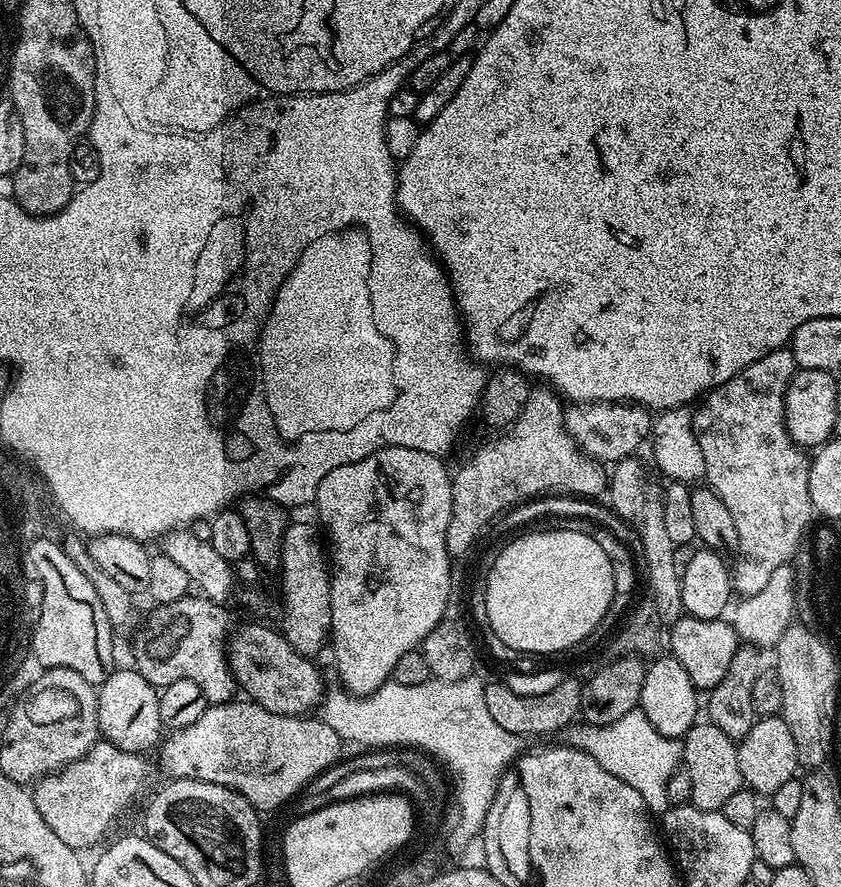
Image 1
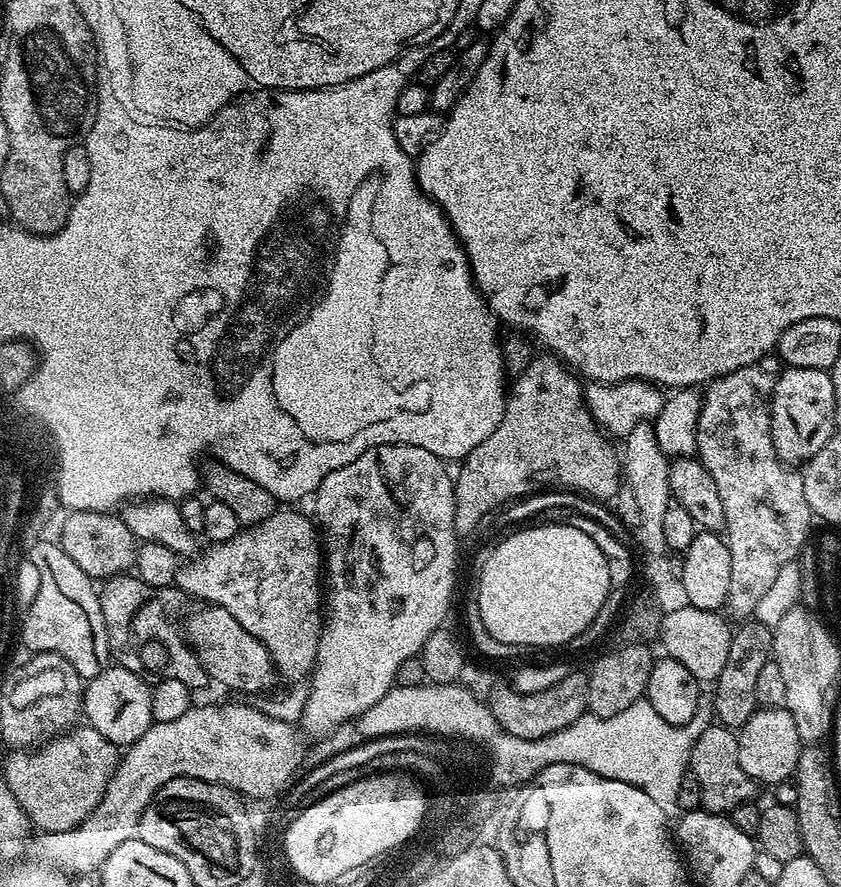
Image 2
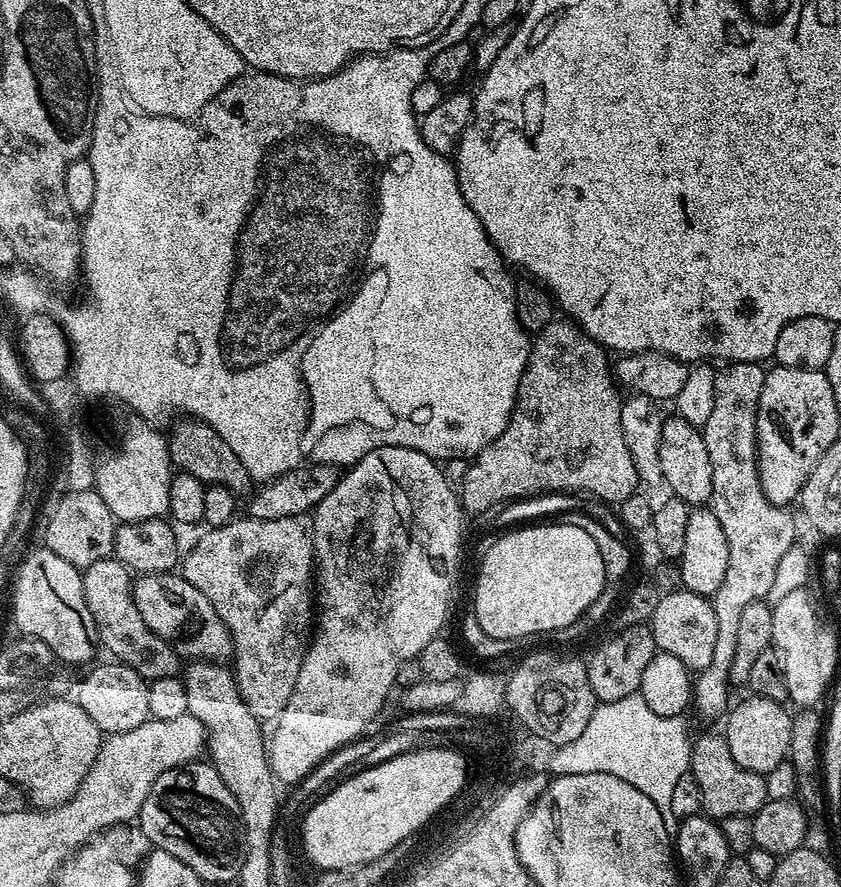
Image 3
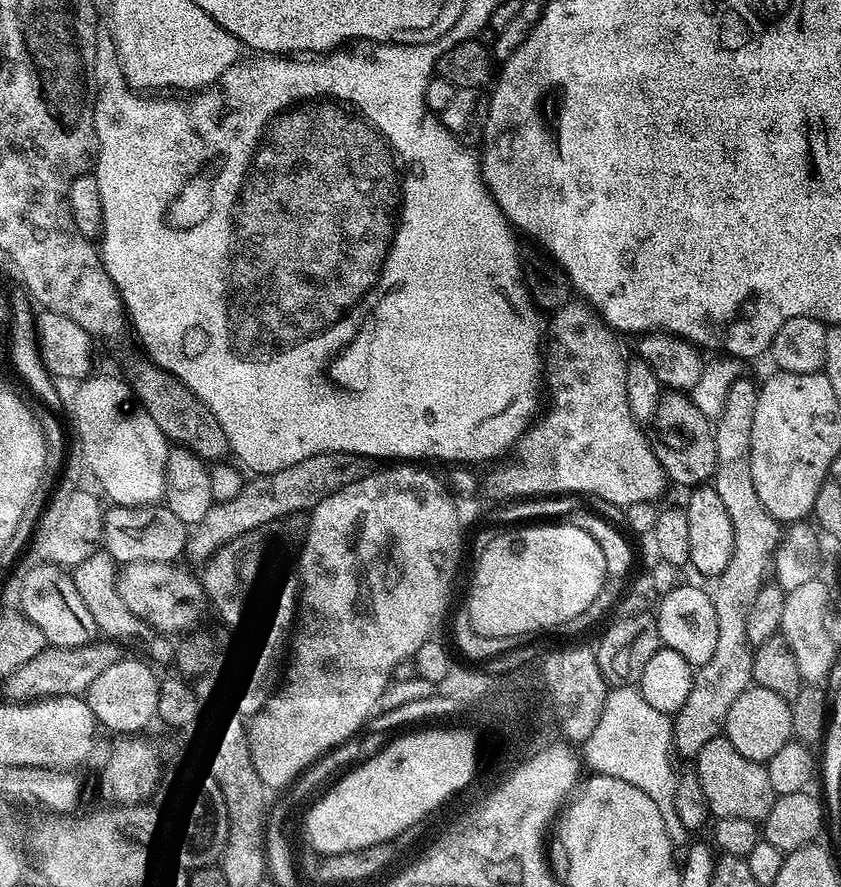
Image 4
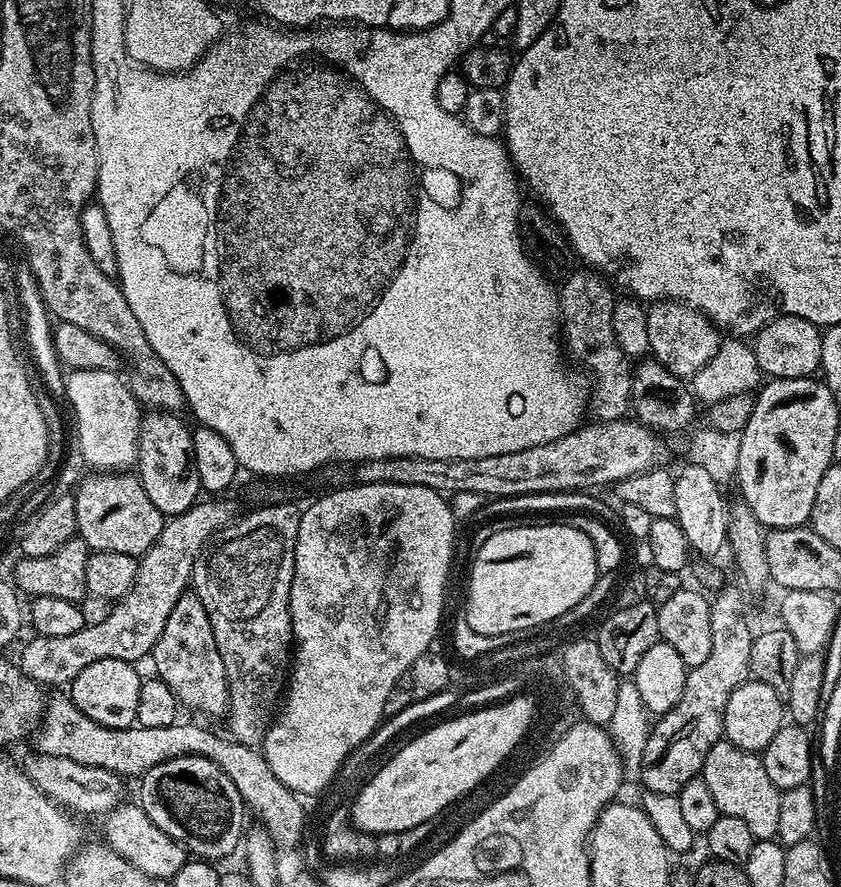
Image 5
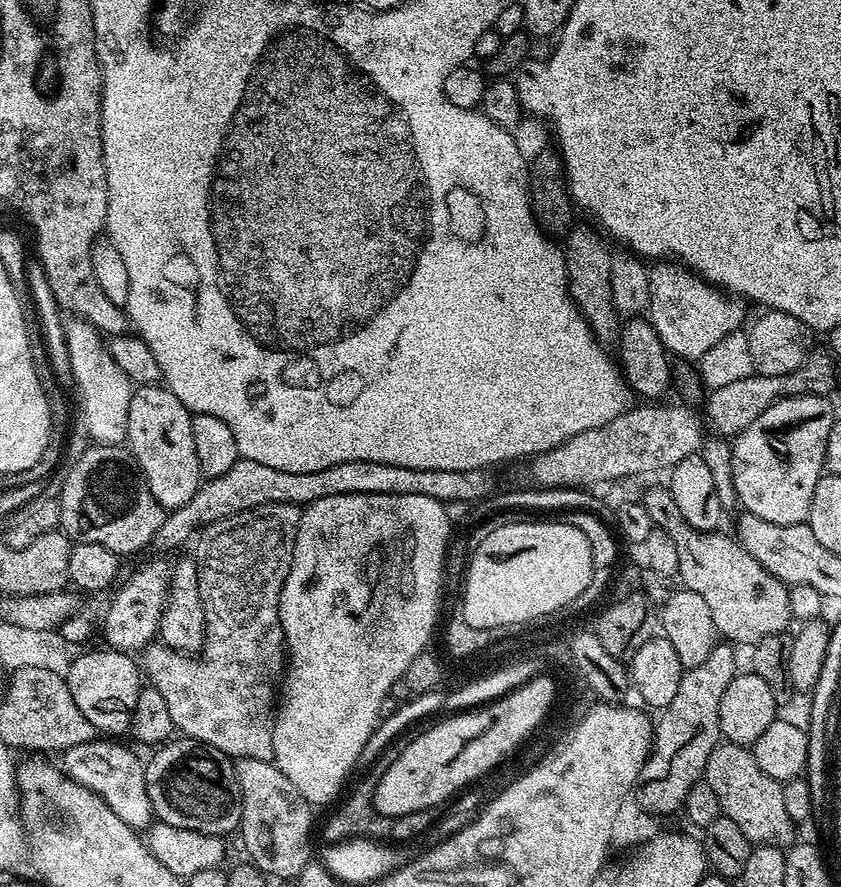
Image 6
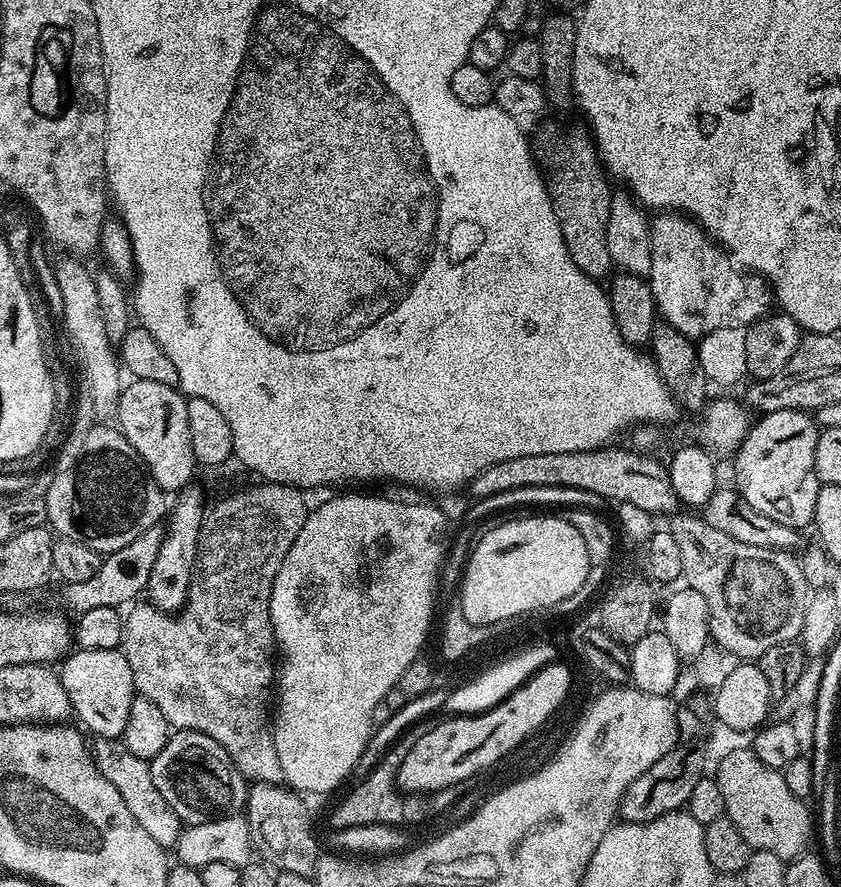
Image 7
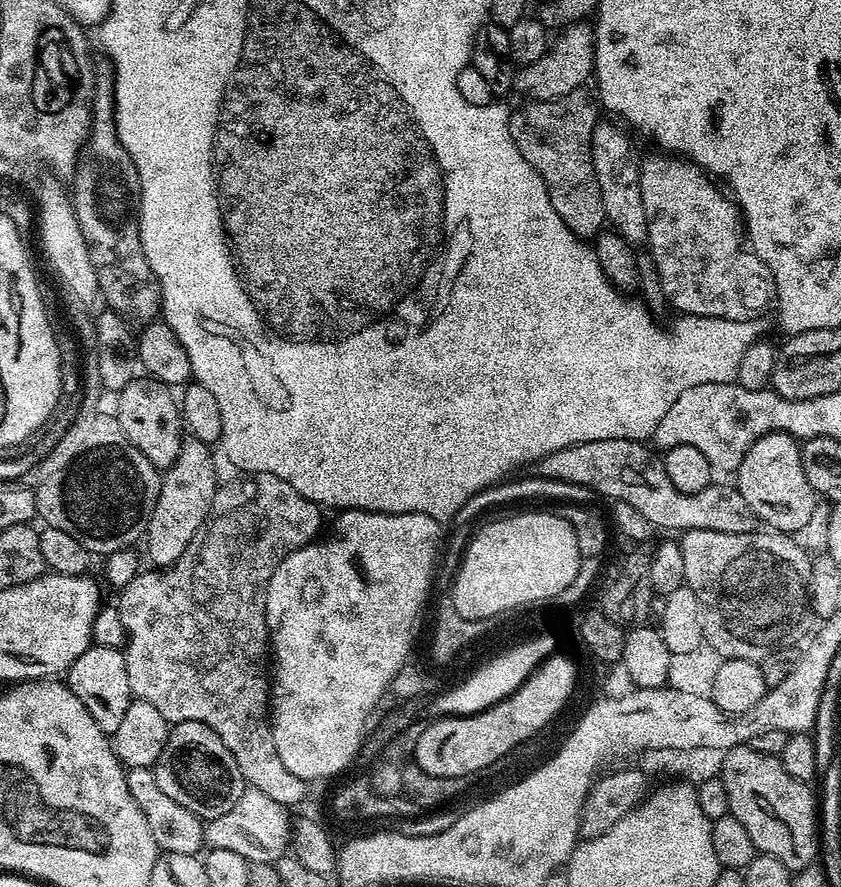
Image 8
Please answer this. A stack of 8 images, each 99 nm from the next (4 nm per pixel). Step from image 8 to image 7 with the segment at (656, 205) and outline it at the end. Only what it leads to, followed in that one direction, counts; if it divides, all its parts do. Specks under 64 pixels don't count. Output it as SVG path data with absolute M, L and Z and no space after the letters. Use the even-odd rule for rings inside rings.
M664 210L653 215L650 223L652 265L646 279L652 286L652 296L656 300L656 311L661 321L678 330L679 334L691 338L703 338L714 330L744 328L760 317L769 315L770 288L764 277L741 271L728 253L700 227L695 219L679 212Z

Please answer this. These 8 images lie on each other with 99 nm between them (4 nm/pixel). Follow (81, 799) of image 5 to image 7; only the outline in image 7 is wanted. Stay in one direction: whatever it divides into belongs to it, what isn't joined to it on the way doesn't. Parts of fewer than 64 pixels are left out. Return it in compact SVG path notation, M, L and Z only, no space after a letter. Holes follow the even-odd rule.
M120 738L93 739L90 751L98 770L106 778L106 782L112 783L114 790L118 790L118 794L122 794L122 802L126 802L126 810L130 810L130 814L134 814L134 822L138 822L138 826L142 826L142 830L146 830L146 834L150 834L150 838L154 838L154 842L158 842L158 846L162 846L166 850L175 849L182 831L182 821L178 818L178 814L174 814L174 810L166 802L166 798L162 798L162 794L158 794L152 781L151 763L138 758L133 752L128 752L123 739Z

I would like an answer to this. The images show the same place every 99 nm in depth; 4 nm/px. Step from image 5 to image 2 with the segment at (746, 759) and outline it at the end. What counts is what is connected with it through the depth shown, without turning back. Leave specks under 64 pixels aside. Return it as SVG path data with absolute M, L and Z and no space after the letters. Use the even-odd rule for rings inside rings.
M709 723L708 727L700 731L688 753L687 767L691 776L696 779L696 786L700 790L700 804L705 812L729 813L739 804L751 801L752 795L758 791L756 781L745 776L737 766L736 736L727 730L729 731L723 723Z

